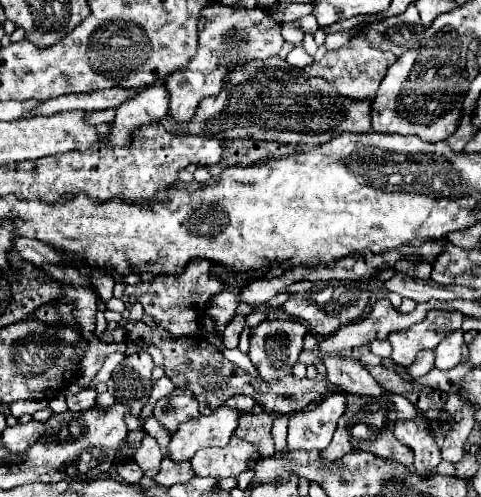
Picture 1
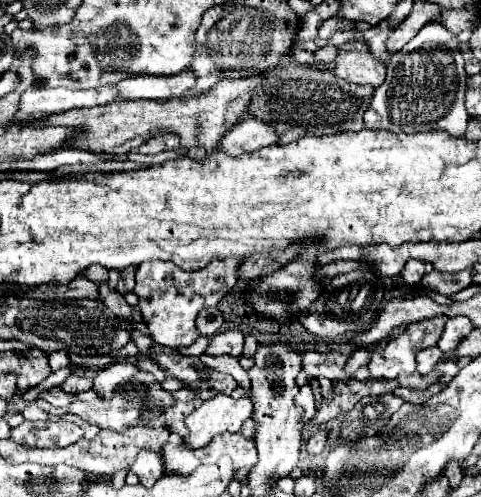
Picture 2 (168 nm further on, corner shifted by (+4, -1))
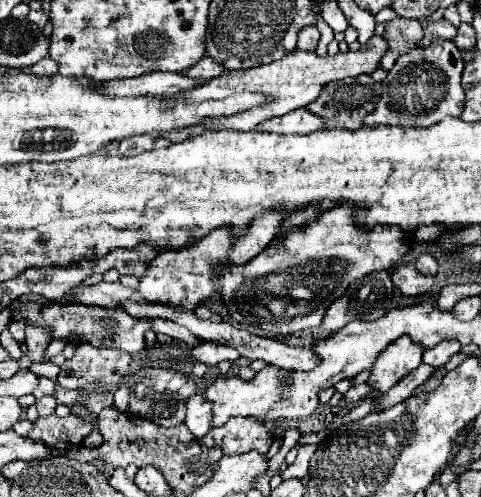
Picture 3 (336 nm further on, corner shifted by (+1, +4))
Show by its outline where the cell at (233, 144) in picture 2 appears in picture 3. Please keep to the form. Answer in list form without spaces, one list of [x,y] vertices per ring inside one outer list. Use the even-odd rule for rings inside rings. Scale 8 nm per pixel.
[[[297,108],[285,116],[279,118],[269,118],[261,122],[255,130],[257,132],[275,132],[275,134],[309,134],[315,130],[321,130],[323,118],[313,116],[305,108]]]

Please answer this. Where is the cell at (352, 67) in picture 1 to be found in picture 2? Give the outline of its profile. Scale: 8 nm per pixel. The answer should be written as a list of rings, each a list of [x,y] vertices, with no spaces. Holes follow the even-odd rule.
[[[350,41],[344,43],[338,51],[334,75],[354,85],[380,87],[386,77],[386,65],[378,63],[378,59],[370,55],[368,45],[360,41]]]

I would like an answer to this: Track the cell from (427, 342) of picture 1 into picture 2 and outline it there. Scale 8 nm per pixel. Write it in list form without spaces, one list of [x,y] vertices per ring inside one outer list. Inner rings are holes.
[[[438,315],[432,319],[424,319],[418,323],[408,325],[406,335],[394,337],[384,349],[378,347],[374,351],[368,369],[372,379],[390,381],[398,377],[398,373],[414,373],[416,371],[416,353],[422,347],[436,345],[442,331],[444,331],[446,315]]]

